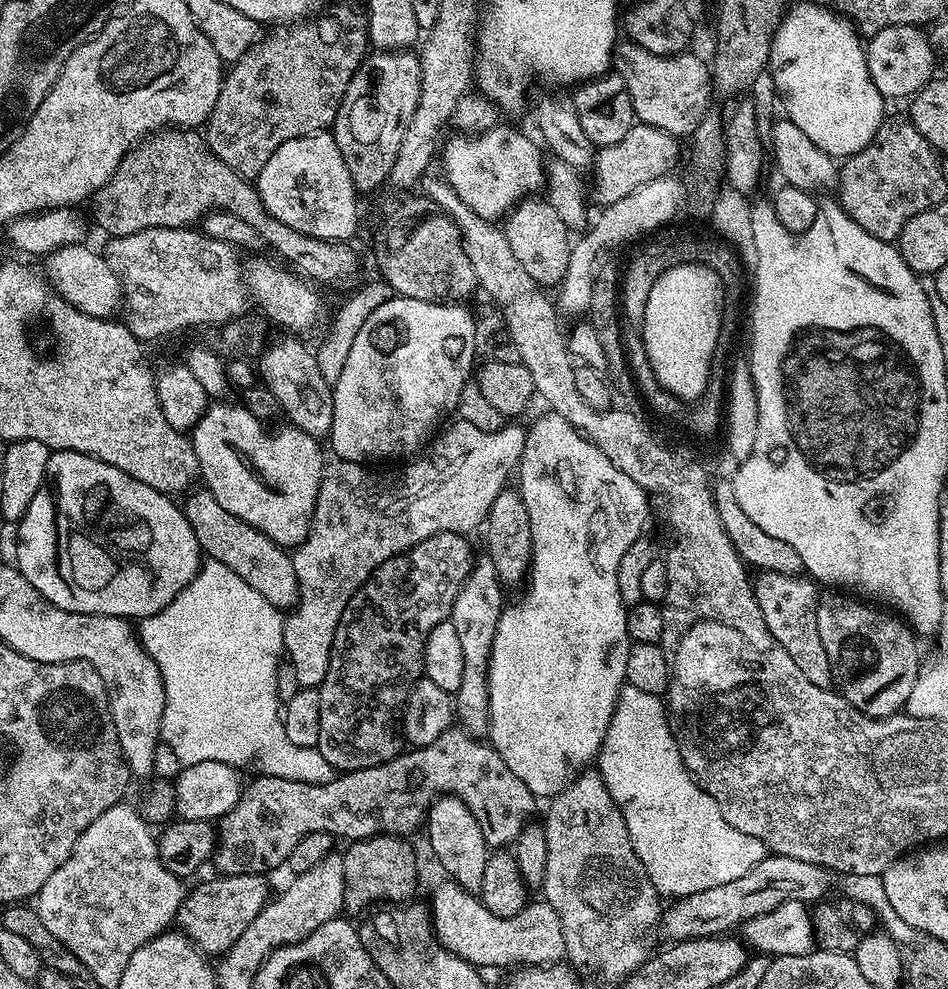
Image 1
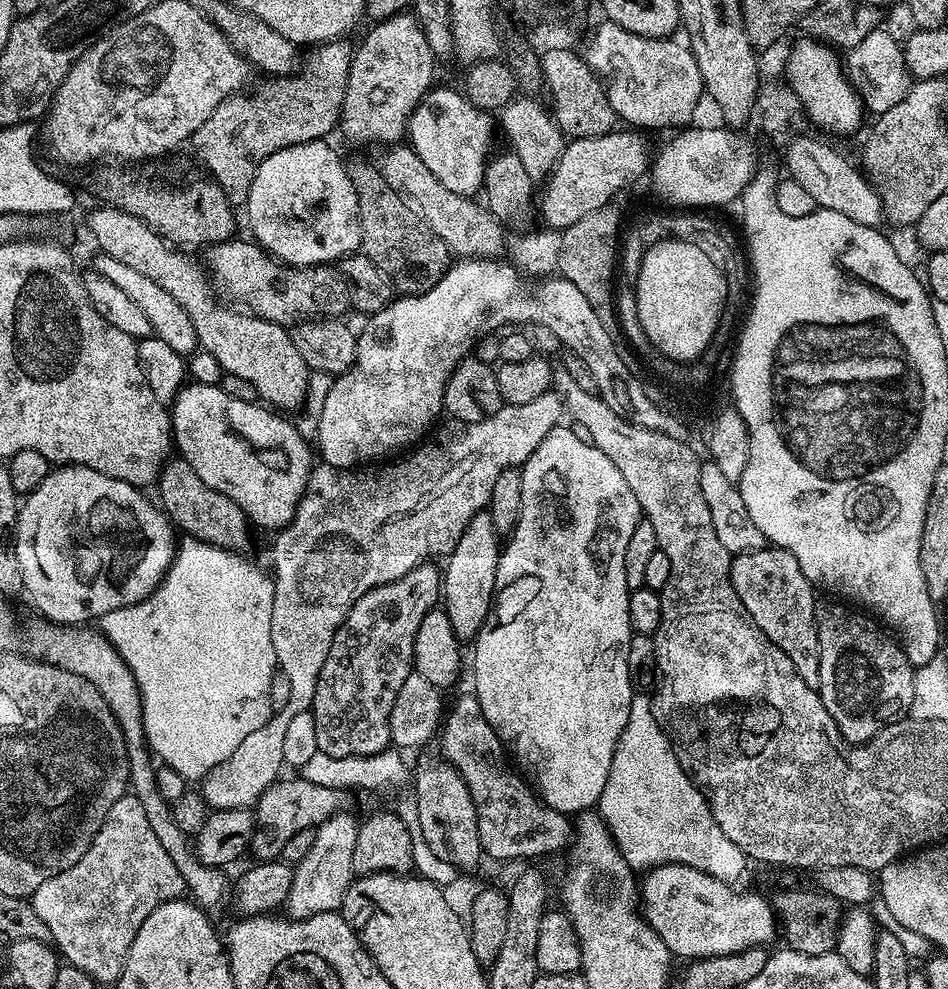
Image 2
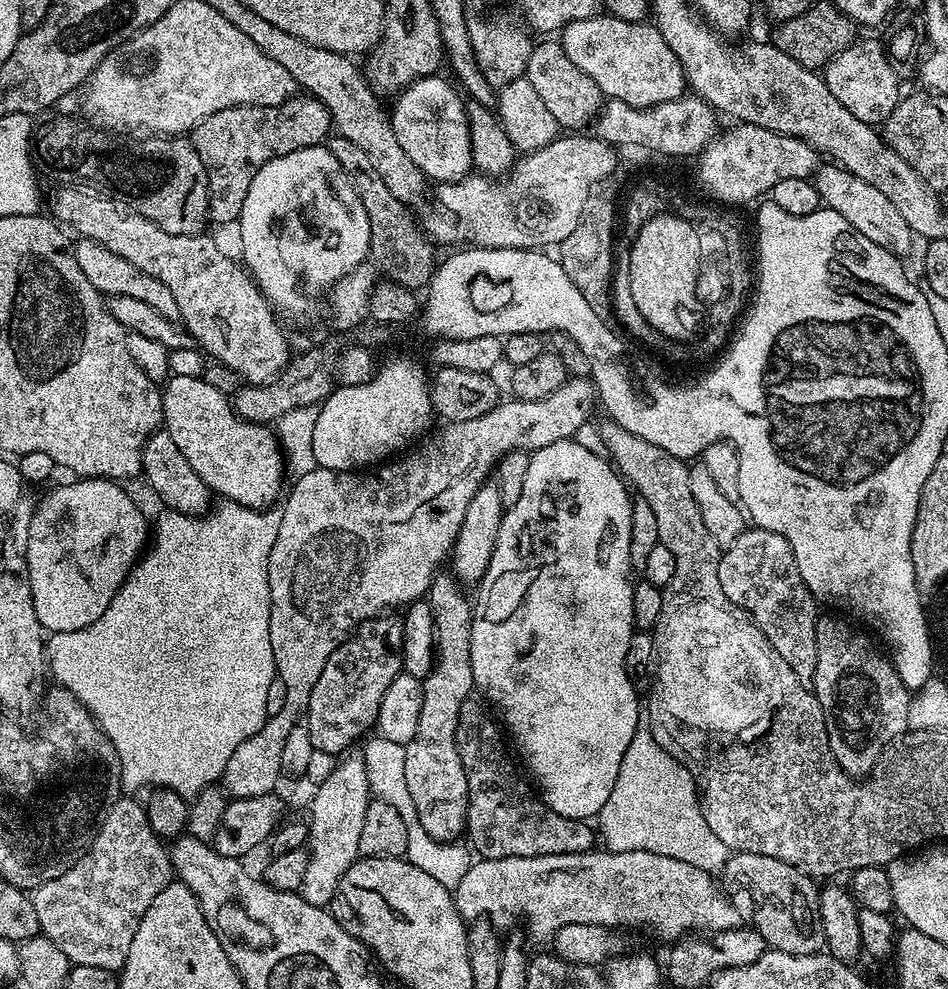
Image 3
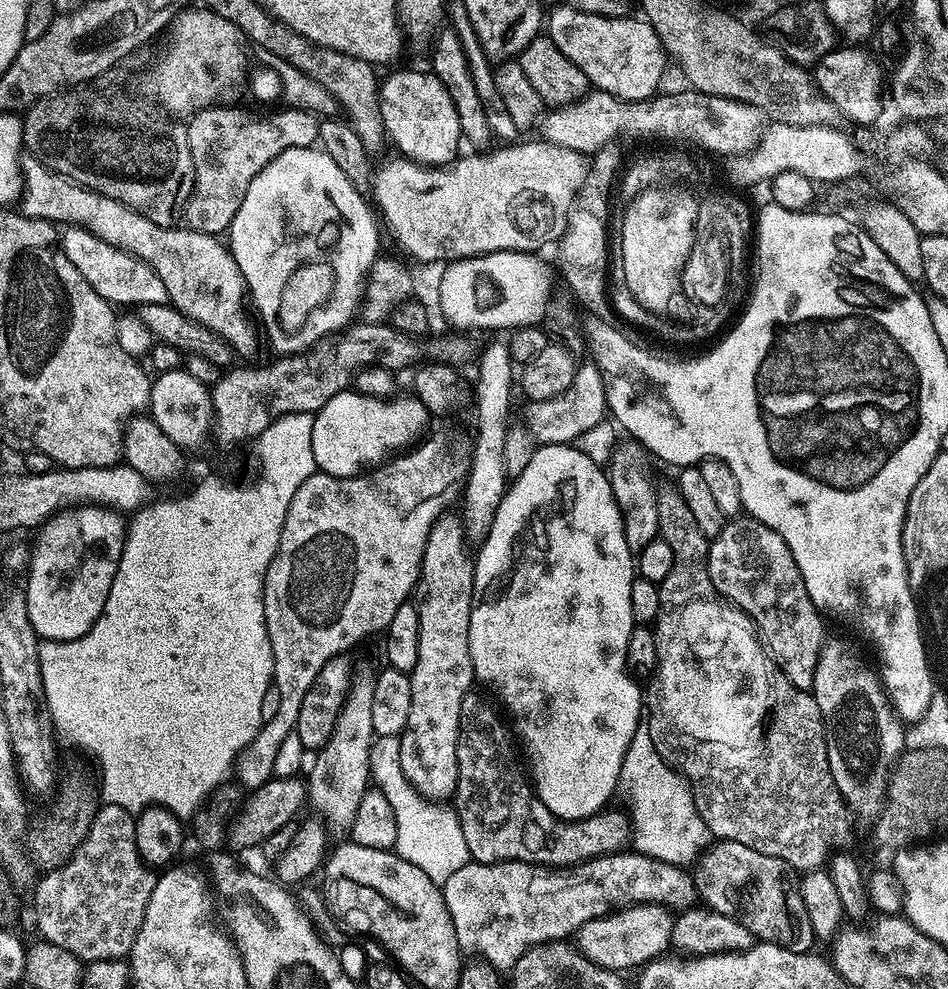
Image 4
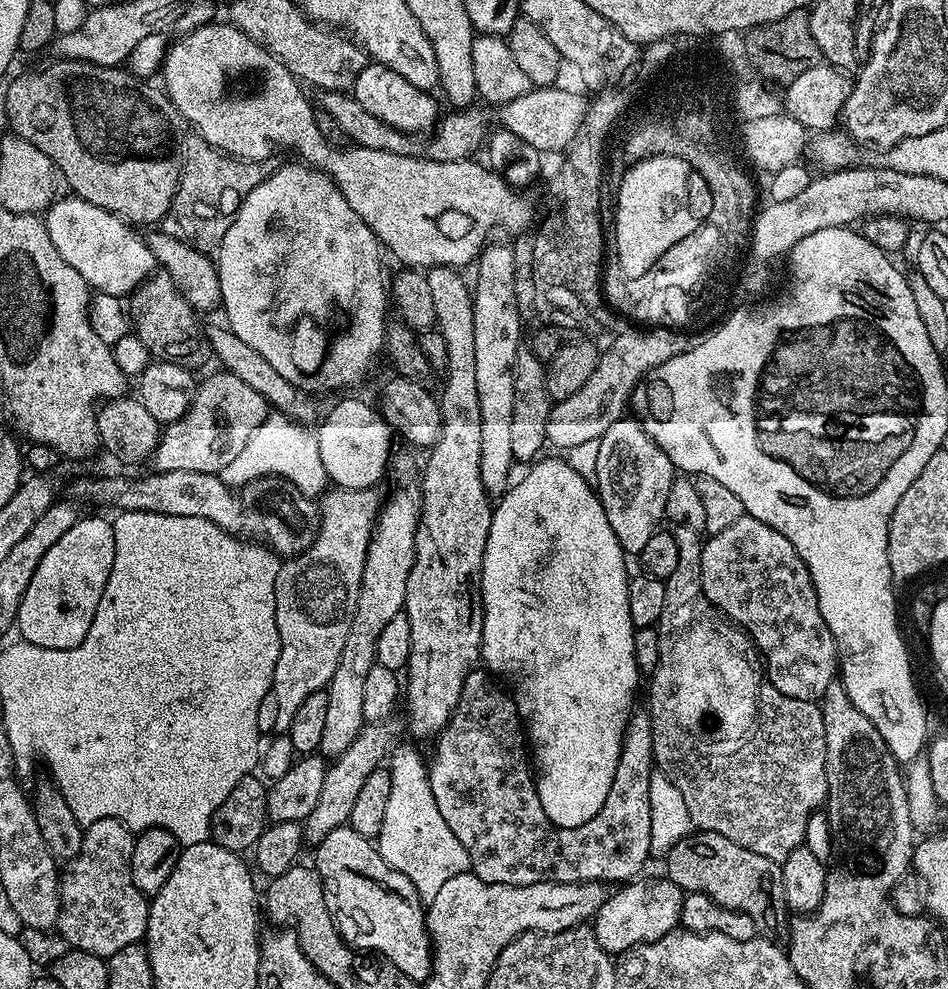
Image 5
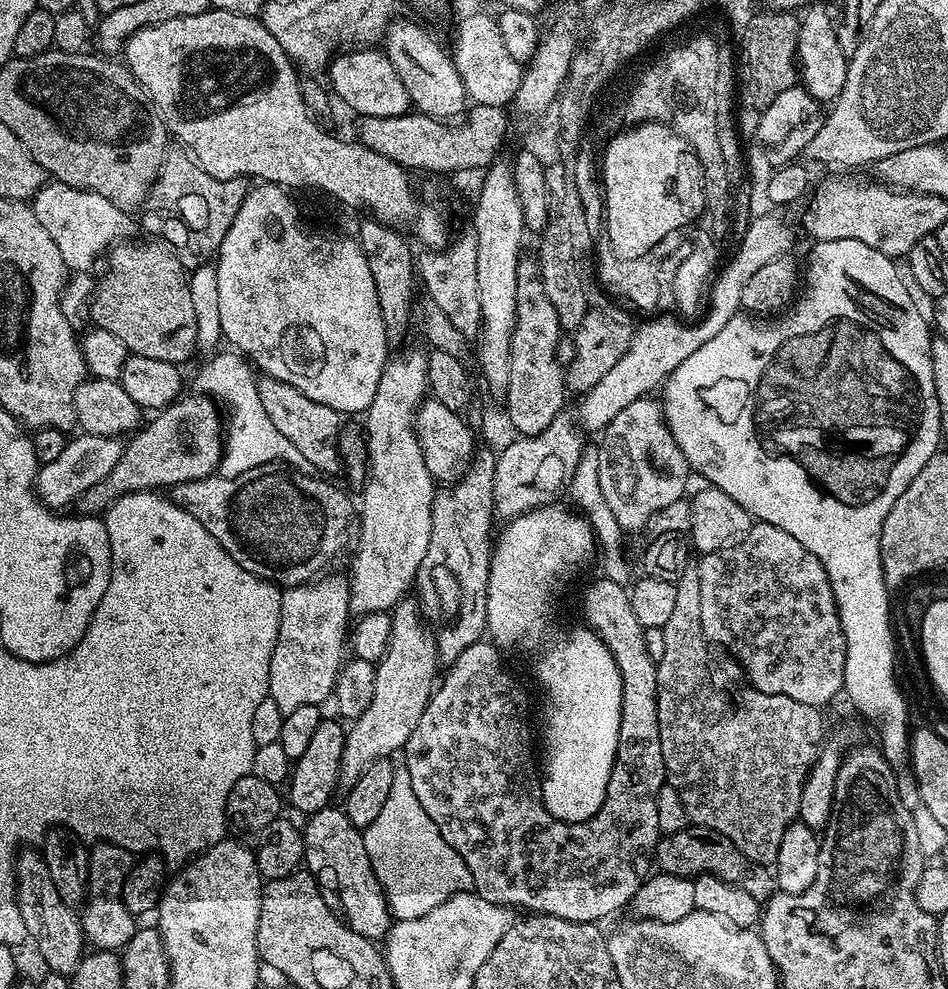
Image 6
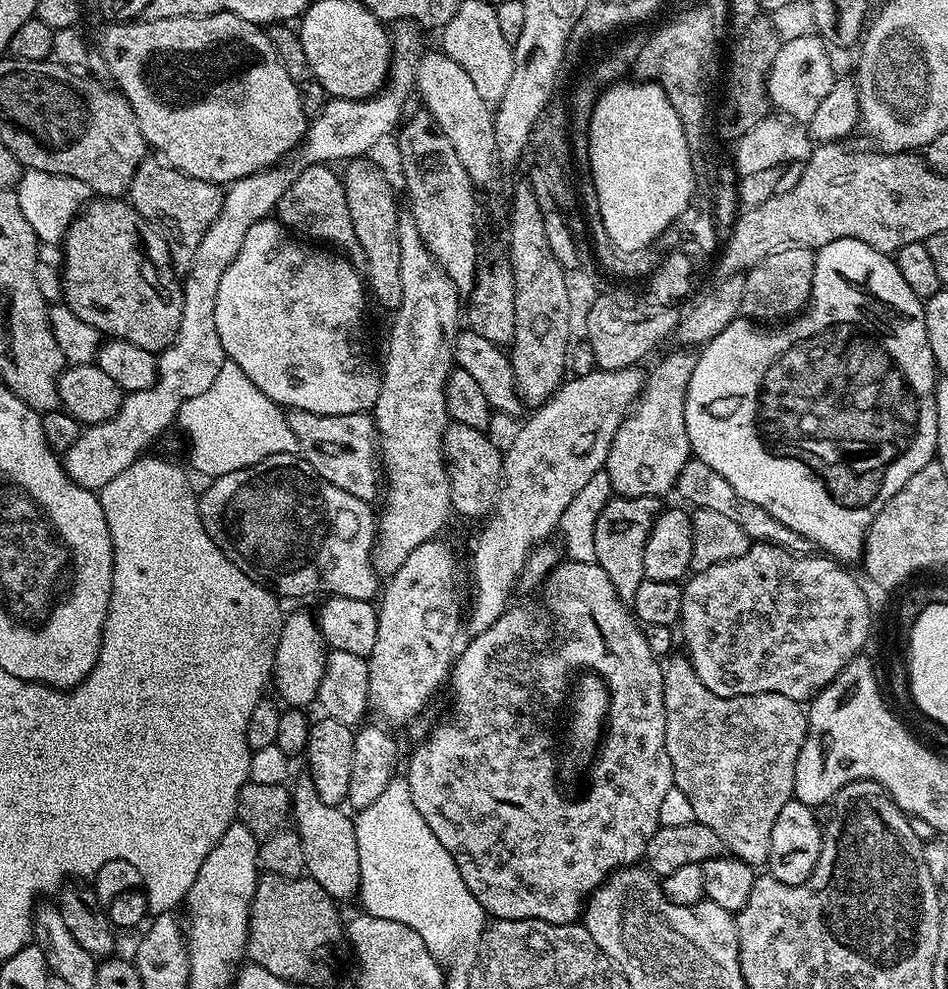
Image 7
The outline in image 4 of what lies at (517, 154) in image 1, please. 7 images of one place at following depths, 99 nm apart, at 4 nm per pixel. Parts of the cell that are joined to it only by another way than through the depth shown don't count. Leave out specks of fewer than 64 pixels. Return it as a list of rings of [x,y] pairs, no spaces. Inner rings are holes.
[[[431,70],[392,72],[383,77],[380,80],[380,109],[387,139],[396,143],[401,157],[433,166],[450,164],[457,159],[462,145],[458,110],[454,110],[450,94],[446,94],[442,82],[438,82]]]

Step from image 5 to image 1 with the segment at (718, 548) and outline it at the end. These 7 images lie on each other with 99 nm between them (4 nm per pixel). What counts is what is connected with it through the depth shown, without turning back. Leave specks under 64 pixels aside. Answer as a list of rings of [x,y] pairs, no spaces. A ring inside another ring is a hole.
[[[761,571],[759,575],[754,580],[754,591],[758,610],[762,610],[762,618],[766,622],[766,630],[770,630],[778,646],[782,646],[782,650],[786,650],[786,654],[794,658],[794,666],[798,666],[800,676],[806,678],[808,684],[819,688],[832,688],[830,662],[818,634],[817,585],[803,575],[791,576],[769,571]]]

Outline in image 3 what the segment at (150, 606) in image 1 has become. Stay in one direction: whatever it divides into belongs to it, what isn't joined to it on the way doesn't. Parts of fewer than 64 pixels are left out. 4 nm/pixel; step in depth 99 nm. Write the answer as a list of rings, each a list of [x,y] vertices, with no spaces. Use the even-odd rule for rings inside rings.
[[[88,478],[88,504],[92,504],[92,508],[88,508],[88,529],[82,535],[68,534],[62,540],[62,566],[56,572],[37,572],[34,576],[34,595],[36,601],[34,602],[34,610],[40,619],[40,627],[47,630],[49,633],[53,632],[77,632],[83,628],[89,628],[90,625],[96,621],[100,615],[106,610],[106,606],[110,606],[110,602],[114,598],[114,594],[120,592],[120,587],[123,586],[124,580],[127,578],[129,572],[135,566],[137,560],[140,559],[142,553],[145,551],[146,545],[150,540],[150,520],[140,513],[140,508],[123,492],[119,483],[111,480],[102,480],[99,478]]]

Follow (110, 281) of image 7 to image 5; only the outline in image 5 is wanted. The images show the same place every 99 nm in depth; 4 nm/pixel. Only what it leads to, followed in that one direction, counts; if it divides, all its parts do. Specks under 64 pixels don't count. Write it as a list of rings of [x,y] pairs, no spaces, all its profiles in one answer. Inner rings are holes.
[[[157,270],[132,293],[130,297],[130,324],[134,334],[146,346],[149,357],[166,364],[177,364],[189,370],[197,370],[212,356],[207,335],[196,329],[198,313],[182,298],[178,286],[170,274]]]

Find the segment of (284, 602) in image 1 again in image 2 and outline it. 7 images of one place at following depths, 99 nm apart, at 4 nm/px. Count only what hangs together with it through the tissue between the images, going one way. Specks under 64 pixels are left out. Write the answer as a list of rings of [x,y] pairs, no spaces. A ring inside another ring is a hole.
[[[179,458],[169,459],[160,472],[159,488],[159,507],[179,531],[180,528],[184,531],[185,537],[201,540],[216,548],[224,548],[227,552],[240,554],[245,551],[244,547],[248,544],[248,528],[250,529],[248,517],[240,509],[238,502],[230,502],[226,494],[218,494],[218,490],[206,486],[206,482],[202,482],[202,478],[194,474],[190,462]]]

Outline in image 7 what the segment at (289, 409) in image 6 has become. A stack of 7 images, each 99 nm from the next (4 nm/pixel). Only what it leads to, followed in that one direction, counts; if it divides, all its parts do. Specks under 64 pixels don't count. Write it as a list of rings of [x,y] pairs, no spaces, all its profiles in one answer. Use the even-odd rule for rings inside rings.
[[[309,412],[287,413],[290,430],[294,430],[294,438],[300,447],[299,455],[319,474],[330,486],[338,486],[338,490],[346,490],[346,494],[354,494],[354,498],[369,502],[377,499],[382,488],[382,465],[378,459],[378,437],[376,422],[369,413],[358,414],[310,414]]]

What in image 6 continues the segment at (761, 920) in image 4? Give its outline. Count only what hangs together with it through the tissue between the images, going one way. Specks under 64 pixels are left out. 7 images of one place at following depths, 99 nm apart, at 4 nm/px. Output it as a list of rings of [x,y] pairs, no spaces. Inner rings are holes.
[[[689,826],[677,832],[663,833],[656,844],[654,864],[659,871],[675,876],[717,876],[734,886],[742,886],[742,890],[746,890],[750,898],[761,902],[768,901],[773,892],[777,891],[776,877],[765,865],[756,864],[750,858],[746,858],[742,850],[734,846],[734,842],[709,828]]]

